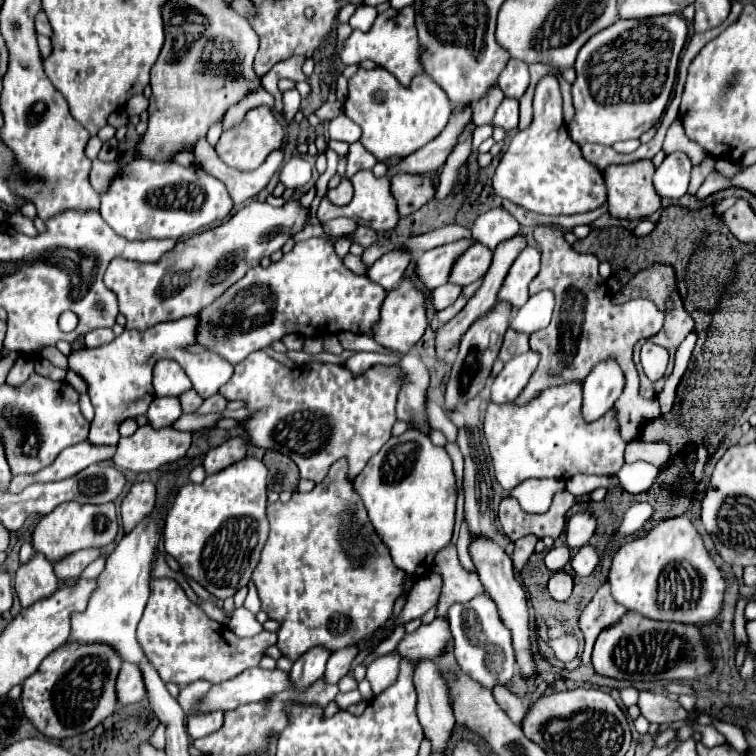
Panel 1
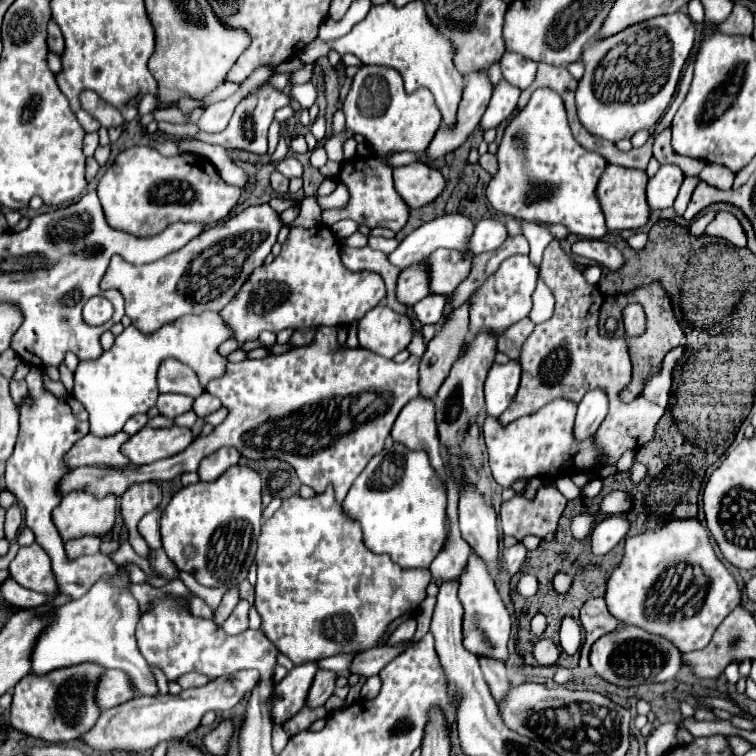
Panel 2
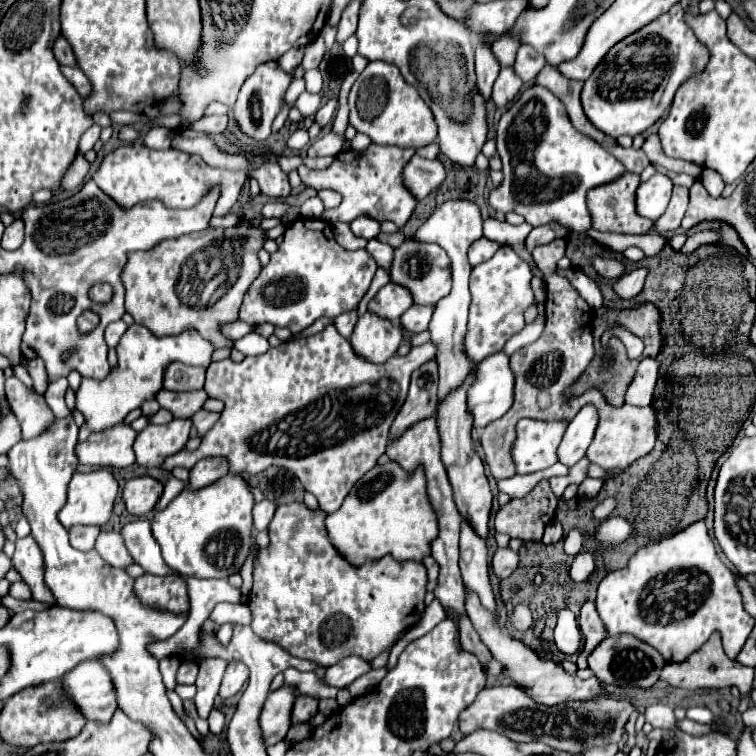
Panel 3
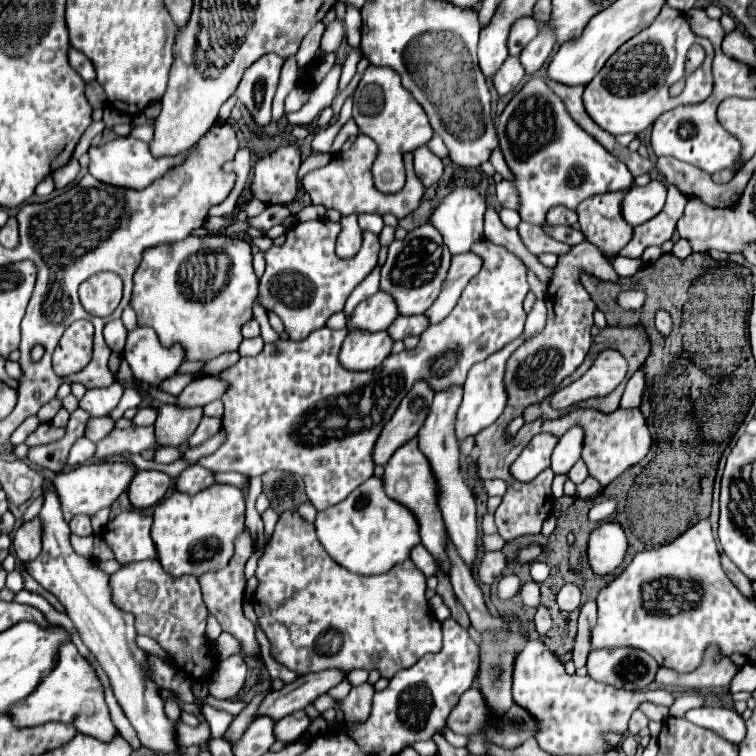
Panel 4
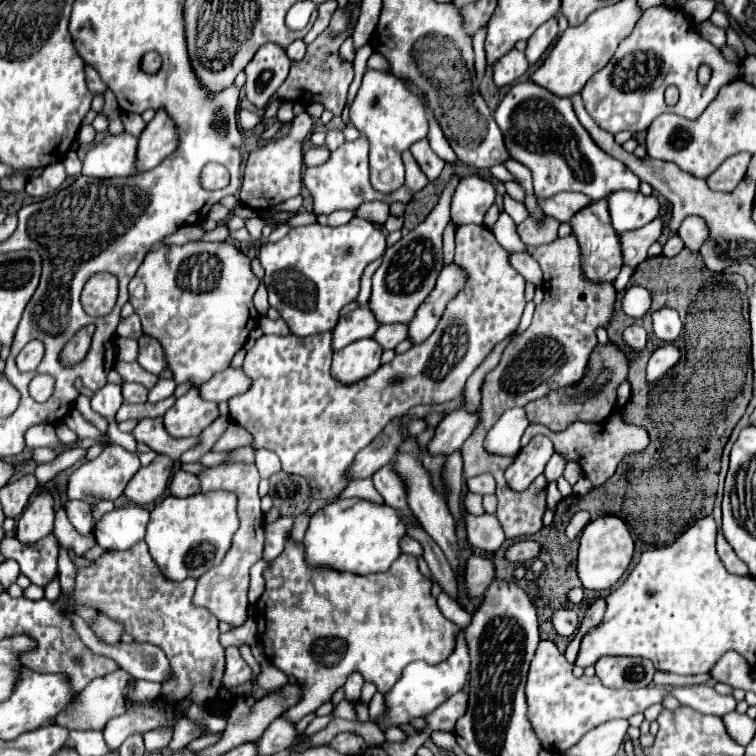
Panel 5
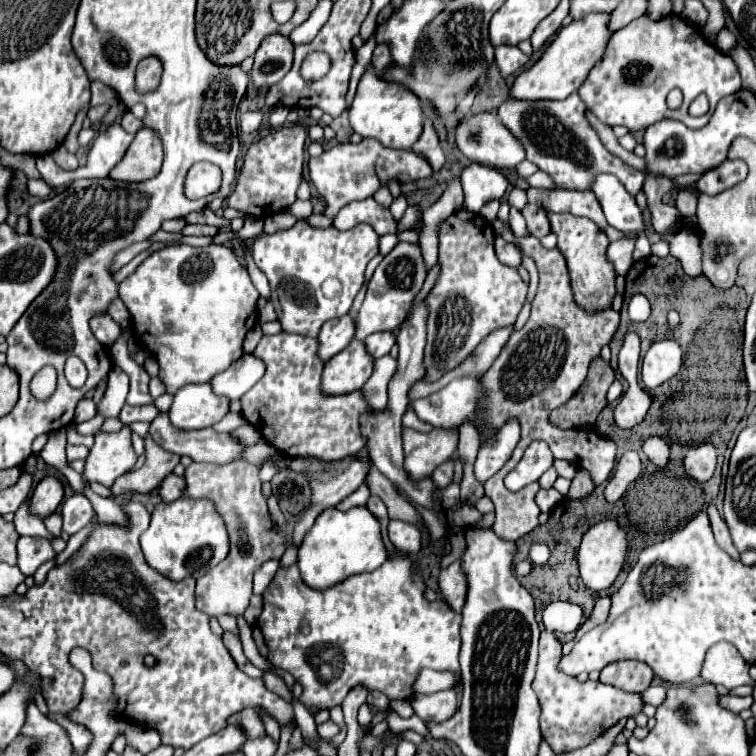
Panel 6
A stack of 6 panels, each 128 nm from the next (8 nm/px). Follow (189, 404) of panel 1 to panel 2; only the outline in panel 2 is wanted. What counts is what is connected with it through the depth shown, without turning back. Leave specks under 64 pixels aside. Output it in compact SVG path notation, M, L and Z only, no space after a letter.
M202 392L202 394L194 400L194 410L196 410L196 412L214 412L214 410L218 410L220 406L222 406L220 400L218 400L216 396L208 394L208 392Z

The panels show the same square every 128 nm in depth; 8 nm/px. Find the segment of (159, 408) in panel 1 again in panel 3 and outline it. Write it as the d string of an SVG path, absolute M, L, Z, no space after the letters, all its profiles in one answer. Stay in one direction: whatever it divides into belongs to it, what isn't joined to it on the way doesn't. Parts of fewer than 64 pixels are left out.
M160 390L156 394L158 404L172 412L174 418L190 418L194 412L198 412L204 404L208 394L204 390L196 392L170 392L170 390Z

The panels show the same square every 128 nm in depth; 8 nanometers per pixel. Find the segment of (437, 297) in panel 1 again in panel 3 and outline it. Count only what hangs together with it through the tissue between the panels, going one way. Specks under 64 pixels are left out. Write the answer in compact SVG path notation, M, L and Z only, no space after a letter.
M412 304L404 314L402 314L402 326L410 332L422 332L422 330L428 330L428 324L430 324L430 318L434 314L434 306L428 304L428 306L420 306L420 304Z

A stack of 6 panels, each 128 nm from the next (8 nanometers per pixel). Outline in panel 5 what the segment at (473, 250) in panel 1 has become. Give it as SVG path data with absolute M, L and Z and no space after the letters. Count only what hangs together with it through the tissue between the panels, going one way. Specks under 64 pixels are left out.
M454 176L446 190L442 192L438 204L428 214L428 218L402 236L394 246L386 250L382 256L382 264L372 276L372 298L370 310L376 314L380 324L394 324L394 322L408 322L416 314L416 308L426 300L428 292L436 286L436 278L444 268L444 254L442 254L442 232L450 222L450 198L454 188L458 186L458 178Z

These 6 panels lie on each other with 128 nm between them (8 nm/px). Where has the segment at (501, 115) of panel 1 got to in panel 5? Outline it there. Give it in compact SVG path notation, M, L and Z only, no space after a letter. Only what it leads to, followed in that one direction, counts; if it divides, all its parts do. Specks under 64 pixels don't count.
M510 50L506 56L502 56L496 64L494 64L494 84L498 88L512 84L514 80L518 80L524 72L528 70L528 62L524 52L518 50Z

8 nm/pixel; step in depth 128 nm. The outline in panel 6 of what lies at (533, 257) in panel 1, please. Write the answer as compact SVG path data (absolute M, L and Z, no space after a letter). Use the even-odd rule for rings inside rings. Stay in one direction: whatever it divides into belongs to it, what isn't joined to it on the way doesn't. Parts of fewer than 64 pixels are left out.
M466 210L454 212L440 228L440 264L442 276L428 294L428 344L424 352L424 382L436 382L446 372L460 366L466 356L494 330L516 322L528 286L516 268L504 266L494 252L494 226ZM280 332L276 336L262 336L260 344L256 346L254 356L266 364L266 374L262 380L240 398L242 402L242 416L272 444L280 454L288 458L306 458L306 460L320 460L320 462L338 462L350 454L356 454L364 448L364 436L360 432L360 418L372 412L372 406L364 398L362 390L354 390L352 394L328 396L320 388L324 362L316 356L318 340L300 334L286 334Z

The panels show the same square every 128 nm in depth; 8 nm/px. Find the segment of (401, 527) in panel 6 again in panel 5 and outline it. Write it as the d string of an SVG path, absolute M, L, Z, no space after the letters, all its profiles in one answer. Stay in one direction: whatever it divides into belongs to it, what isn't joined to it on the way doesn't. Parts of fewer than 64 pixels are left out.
M406 536L406 540L402 540L400 548L402 548L404 554L410 554L410 556L414 556L414 558L422 558L422 554L424 554L420 542L416 542L416 540L410 538L410 536Z

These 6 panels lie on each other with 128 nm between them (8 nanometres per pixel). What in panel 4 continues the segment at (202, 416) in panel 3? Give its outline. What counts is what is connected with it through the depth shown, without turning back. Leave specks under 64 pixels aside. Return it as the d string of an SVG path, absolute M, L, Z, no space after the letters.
M204 416L194 432L194 436L190 438L190 446L198 446L202 444L204 440L208 440L210 436L214 436L216 432L220 432L222 428L222 420L220 418L210 418L210 416Z

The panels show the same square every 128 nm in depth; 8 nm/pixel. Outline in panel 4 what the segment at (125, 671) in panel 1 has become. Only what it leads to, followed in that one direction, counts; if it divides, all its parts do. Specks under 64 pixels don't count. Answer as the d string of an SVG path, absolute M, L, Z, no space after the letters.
M72 642L60 648L58 666L50 674L46 674L40 686L22 704L16 704L10 712L16 724L22 728L38 726L46 722L68 722L68 724L74 724L78 732L90 734L98 740L110 740L116 734L116 728L110 720L110 712L104 700L104 686L94 666L84 656L80 656L80 652Z

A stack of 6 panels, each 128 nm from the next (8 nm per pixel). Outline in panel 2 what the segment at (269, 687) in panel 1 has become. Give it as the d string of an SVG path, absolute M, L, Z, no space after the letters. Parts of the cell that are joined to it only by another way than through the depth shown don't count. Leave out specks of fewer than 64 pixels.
M240 670L232 676L220 676L216 680L210 680L202 688L190 688L182 690L178 696L136 696L128 700L126 704L120 704L116 708L110 708L108 712L102 712L96 726L84 736L84 740L102 752L110 750L128 750L128 752L144 752L154 748L160 740L172 740L172 736L186 736L192 732L208 710L214 712L226 712L232 710L246 694L252 692L260 684L260 674L256 670Z

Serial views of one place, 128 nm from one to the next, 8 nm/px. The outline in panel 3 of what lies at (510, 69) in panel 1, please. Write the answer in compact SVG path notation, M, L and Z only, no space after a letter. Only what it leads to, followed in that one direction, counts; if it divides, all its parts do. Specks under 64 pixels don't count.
M520 46L518 54L516 54L516 62L512 68L524 84L530 84L536 78L536 74L544 68L544 64L546 64L544 56L536 54L530 46Z

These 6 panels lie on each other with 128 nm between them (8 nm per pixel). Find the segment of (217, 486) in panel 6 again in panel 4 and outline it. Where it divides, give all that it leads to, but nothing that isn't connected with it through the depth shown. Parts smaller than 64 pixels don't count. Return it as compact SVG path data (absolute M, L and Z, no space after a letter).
M242 532L236 540L236 552L234 552L230 564L218 572L208 572L208 574L200 576L198 580L200 580L202 594L206 598L206 606L208 606L210 614L216 616L216 620L222 624L224 632L230 632L240 642L242 656L254 658L256 662L262 662L260 660L260 644L258 644L256 634L254 634L254 624L242 614L242 594L244 594L244 586L246 586L244 564L248 562L250 556L252 556L252 540L250 540L248 532Z

